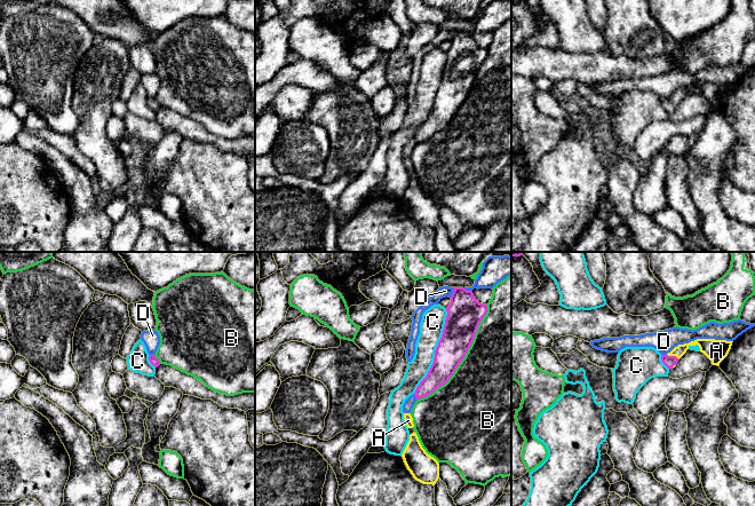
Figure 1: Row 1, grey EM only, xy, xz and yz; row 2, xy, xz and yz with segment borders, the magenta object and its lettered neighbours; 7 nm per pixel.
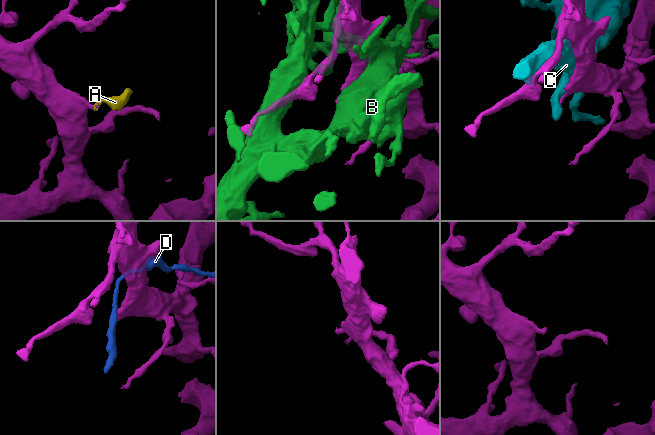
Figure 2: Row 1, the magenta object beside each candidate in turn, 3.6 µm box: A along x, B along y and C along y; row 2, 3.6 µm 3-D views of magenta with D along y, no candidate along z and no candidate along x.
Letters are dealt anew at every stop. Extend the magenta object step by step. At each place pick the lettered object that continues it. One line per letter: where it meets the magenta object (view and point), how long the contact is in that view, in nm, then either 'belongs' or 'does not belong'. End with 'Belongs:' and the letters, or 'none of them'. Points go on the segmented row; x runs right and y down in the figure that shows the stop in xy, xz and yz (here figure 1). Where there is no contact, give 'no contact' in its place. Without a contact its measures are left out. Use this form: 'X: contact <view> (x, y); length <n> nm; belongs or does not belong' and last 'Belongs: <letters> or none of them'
A: contact yz (673, 356); length 90 nm; belongs
B: contact xz (463, 357); length 850 nm; does not belong
C: contact xz (435, 352); length 650 nm; does not belong
D: contact xz (453, 292); length 80 nm; does not belong
Belongs: A

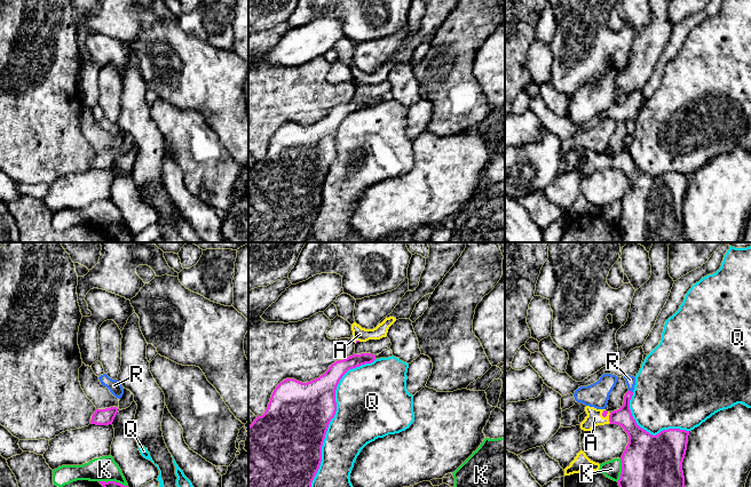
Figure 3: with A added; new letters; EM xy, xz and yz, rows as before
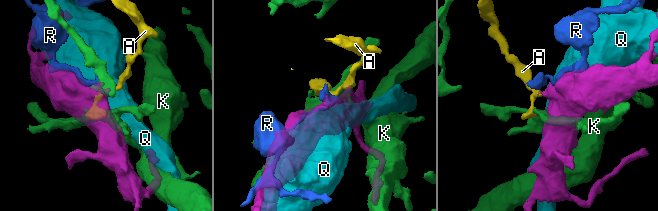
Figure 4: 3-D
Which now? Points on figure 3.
A: contact yz (606, 415); length 110 nm; does not belong
K: contact yz (622, 470); length 170 nm; does not belong
Q: contact xz (334, 414); length 1000 nm; does not belong
R: contact yz (631, 391); length 40 nm; does not belong
Belongs: none of them

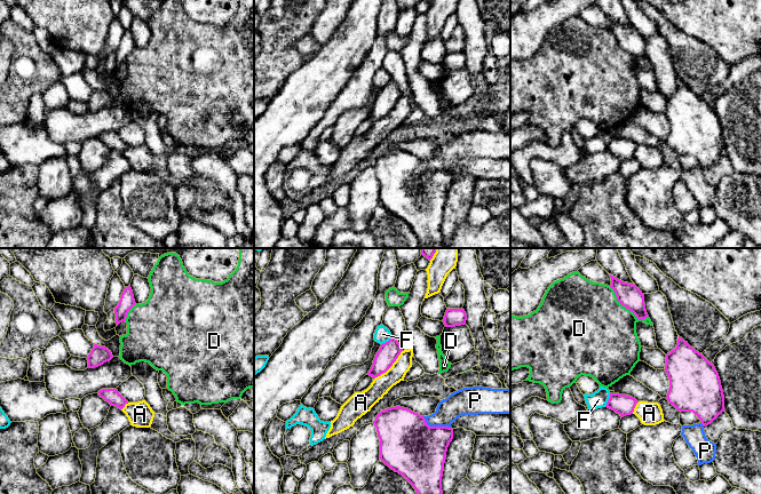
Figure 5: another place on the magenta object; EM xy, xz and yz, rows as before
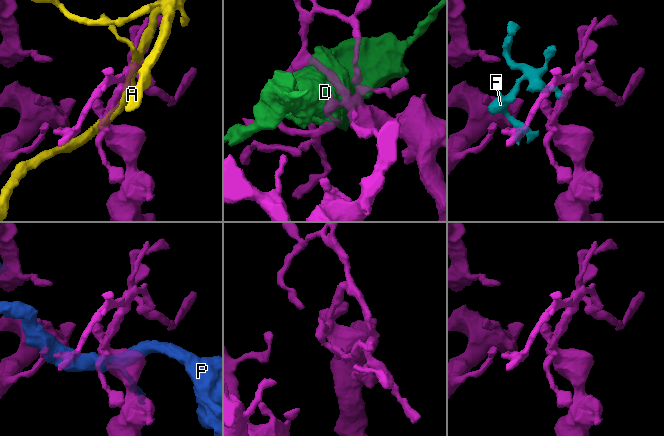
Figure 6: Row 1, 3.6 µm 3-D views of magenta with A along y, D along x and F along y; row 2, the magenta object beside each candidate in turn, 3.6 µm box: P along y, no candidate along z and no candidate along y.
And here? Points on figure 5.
A: contact xz (389, 367); length 300 nm; does not belong
D: contact yz (626, 308); length 360 nm; does not belong
F: contact yz (608, 400); length 100 nm; does not belong
P: contact xz (435, 427); length 220 nm; does not belong
Belongs: none of them

